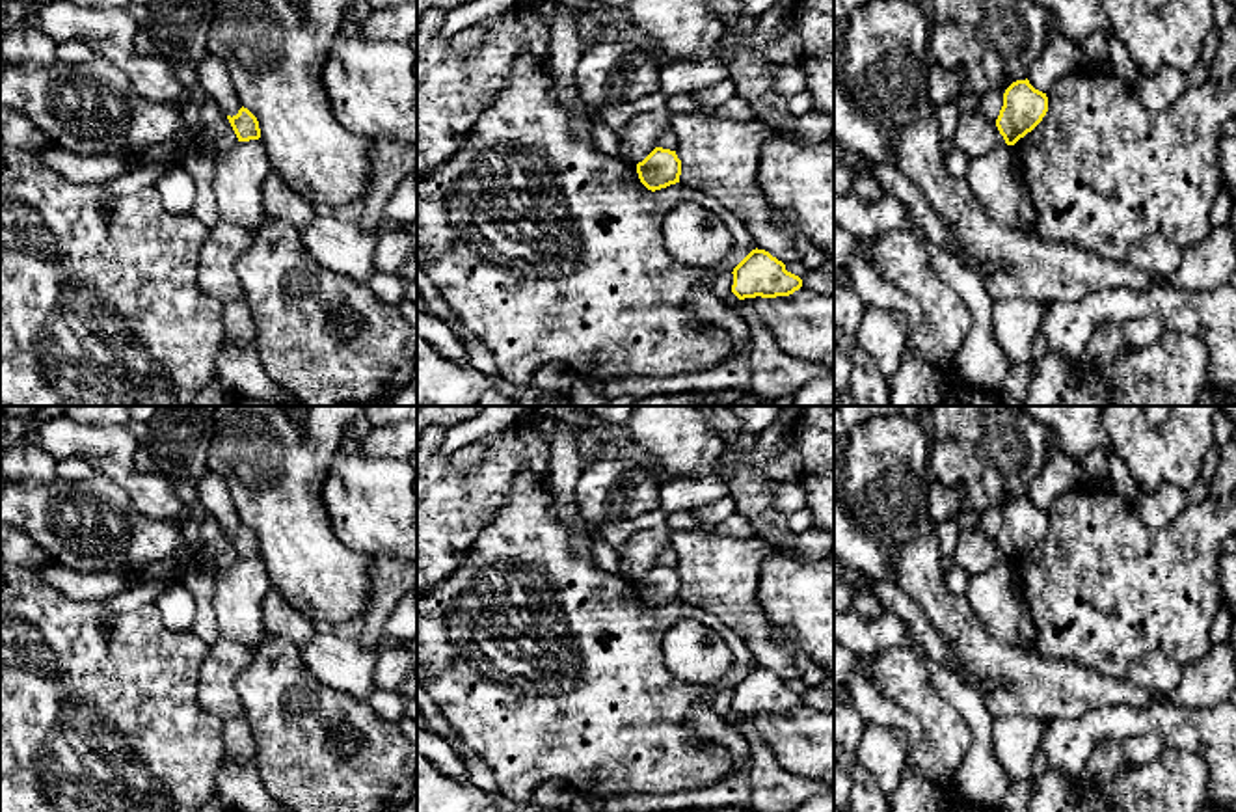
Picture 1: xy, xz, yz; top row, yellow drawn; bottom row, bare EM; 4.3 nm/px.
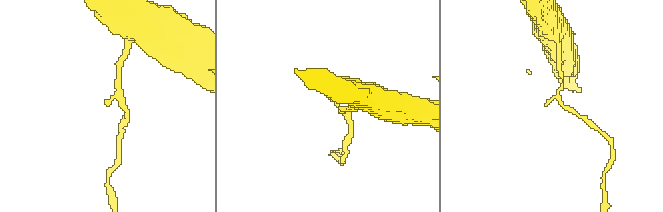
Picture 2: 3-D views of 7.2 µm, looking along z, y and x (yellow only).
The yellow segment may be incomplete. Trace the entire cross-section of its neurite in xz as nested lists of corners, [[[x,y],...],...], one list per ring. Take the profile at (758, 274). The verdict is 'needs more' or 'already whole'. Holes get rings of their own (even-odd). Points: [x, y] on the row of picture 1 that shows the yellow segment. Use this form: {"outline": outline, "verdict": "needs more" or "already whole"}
{"outline": [[[752,250],[733,268],[732,292],[739,298],[789,296],[802,287],[802,279],[786,270],[786,264],[765,250]]], "verdict": "already whole"}

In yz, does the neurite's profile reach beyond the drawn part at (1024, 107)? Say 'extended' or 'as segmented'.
as segmented

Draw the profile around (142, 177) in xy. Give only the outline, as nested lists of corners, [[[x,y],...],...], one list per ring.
[[[168,158],[158,164],[149,164],[136,168],[130,173],[123,173],[121,177],[108,181],[104,190],[108,194],[108,205],[114,205],[119,197],[127,197],[143,188],[154,186],[158,177],[171,166],[173,158]]]

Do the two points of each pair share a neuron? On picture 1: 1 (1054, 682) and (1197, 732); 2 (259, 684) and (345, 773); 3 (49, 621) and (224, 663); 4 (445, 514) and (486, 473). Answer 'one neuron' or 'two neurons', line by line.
1: two neurons
2: one neuron
3: two neurons
4: one neuron

